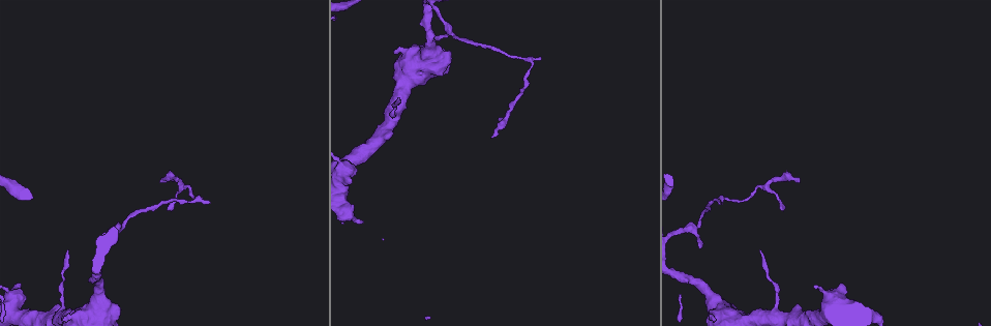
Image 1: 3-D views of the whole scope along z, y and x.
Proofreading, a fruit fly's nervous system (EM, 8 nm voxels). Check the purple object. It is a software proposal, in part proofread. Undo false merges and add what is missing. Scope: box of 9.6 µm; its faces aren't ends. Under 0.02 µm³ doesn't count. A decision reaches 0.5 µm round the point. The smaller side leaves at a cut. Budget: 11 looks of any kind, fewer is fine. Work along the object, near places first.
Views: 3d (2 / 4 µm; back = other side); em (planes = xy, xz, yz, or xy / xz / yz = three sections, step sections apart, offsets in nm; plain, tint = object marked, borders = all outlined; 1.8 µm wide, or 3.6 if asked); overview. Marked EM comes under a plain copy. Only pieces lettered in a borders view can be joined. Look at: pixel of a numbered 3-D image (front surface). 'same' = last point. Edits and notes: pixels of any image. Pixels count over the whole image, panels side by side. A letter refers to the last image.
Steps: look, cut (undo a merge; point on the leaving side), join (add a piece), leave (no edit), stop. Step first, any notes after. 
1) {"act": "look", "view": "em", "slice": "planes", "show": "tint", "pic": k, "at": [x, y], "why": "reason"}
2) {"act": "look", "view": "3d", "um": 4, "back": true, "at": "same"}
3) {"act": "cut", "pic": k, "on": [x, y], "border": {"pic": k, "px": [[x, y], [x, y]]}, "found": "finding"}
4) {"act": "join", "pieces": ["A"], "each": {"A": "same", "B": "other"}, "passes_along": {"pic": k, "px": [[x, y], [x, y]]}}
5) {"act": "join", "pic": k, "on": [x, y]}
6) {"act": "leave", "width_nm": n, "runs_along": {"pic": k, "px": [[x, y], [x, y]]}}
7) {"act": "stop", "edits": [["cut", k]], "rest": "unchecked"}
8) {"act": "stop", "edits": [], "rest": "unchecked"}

{"act": "look", "view": "3d", "um": 4, "pic": 1, "at": [435, 39], "why": "branch stops here"}

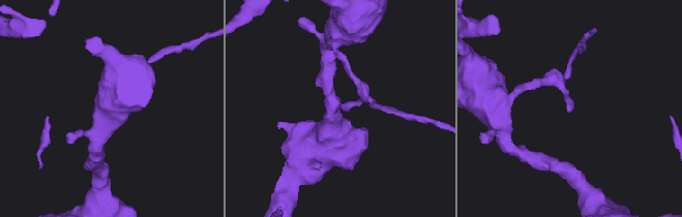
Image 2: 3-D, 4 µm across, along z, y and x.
{"act": "look", "view": "em", "slice": "xy", "step": 16, "show": "tint", "pic": 2, "at": [343, 110], "why": "now the EM"}

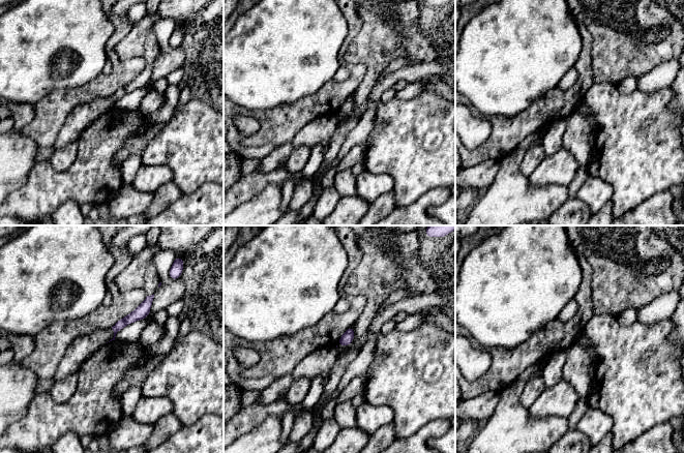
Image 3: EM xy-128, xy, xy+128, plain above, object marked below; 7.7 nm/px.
{"act": "look", "view": "em", "slice": "planes", "show": "borders", "at": "same", "why": "another direction"}

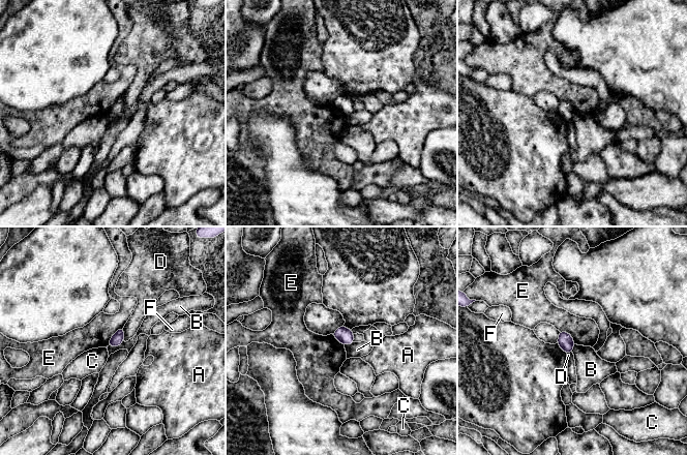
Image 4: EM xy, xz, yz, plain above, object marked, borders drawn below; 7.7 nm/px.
{"act": "leave", "each": {"A": "other", "B": "other", "C": "other", "D": "other", "E": "other", "F": "other"}, "border": {"pic": 4, "px": [[123, 326], [117, 330], [106, 346]]}, "found": "no lettered piece goes on from it"}

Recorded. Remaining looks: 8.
{"act": "look", "view": "3d", "um": 4, "pic": 1, "at": [400, 99], "why": "free end"}

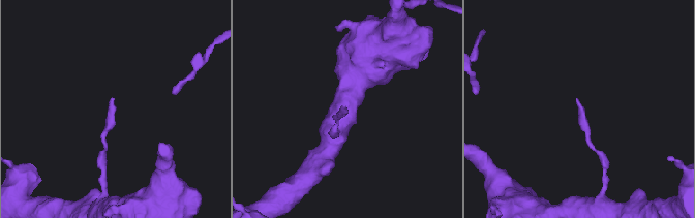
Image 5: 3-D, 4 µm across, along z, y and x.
{"act": "look", "view": "em", "slice": "planes", "show": "borders", "pic": 5, "at": [342, 108], "why": "shape alone is not enough"}

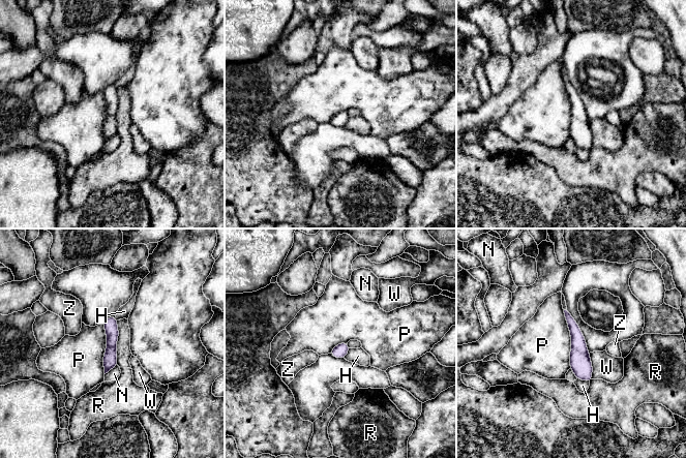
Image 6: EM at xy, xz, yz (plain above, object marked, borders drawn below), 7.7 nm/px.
{"act": "leave", "width_nm": 110, "each": {"H": "other", "N": "other", "P": "other", "R": "other", "W": "other", "Z": "other"}, "runs_along": {"pic": 6, "px": [[568, 316], [588, 378]]}, "found": "none of them fits"}

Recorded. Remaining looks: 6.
{"act": "look", "view": "em", "slice": "xy", "step": 16, "show": "borders", "pic": 1, "at": [21, 285]}

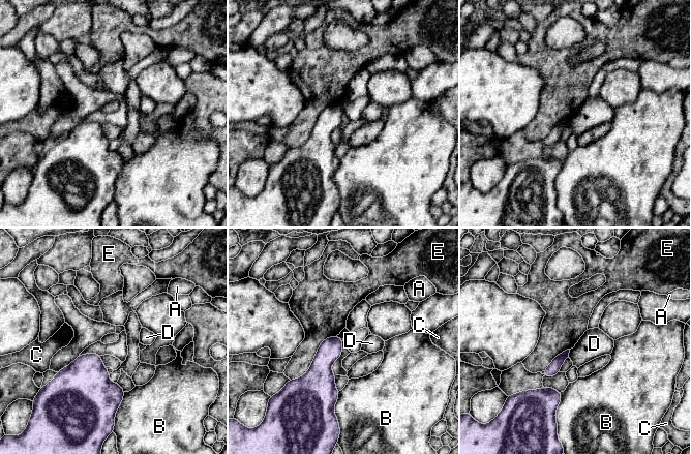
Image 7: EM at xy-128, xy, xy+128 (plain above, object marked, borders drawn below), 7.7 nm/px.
{"act": "look", "view": "em", "slice": "planes", "show": "borders", "at": "same"}

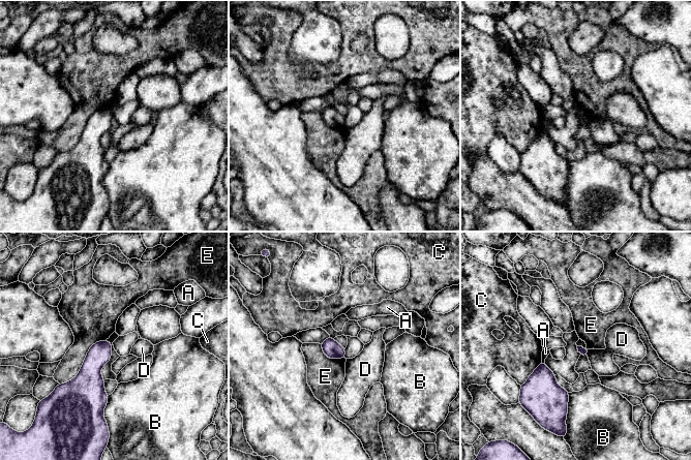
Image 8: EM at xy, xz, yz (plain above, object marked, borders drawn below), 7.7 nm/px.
{"act": "leave", "longest_contact_nm": ["E", 500], "each": {"A": "other", "B": "other", "C": "other", "D": "other", "E": "other"}, "border": {"pic": 8, "px": [[106, 339], [59, 384]]}, "found": "none of them fits"}

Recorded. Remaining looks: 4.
{"act": "look", "view": "em", "slice": "planes", "show": "borders", "pic": 1, "at": [491, 137], "why": "free end"}

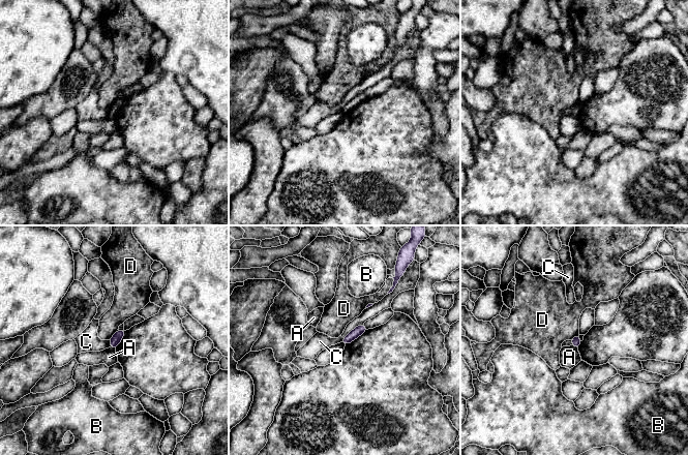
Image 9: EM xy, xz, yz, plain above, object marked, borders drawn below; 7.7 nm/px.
{"act": "leave", "each": {"A": "other", "B": "other", "C": "other", "D": "other"}, "border": {"pic": 9, "px": [[363, 323], [351, 330], [340, 341]]}, "found": "no lettered piece goes on from it"}

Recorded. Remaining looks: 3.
{"act": "stop", "edits": [], "rest": "unchecked"}

